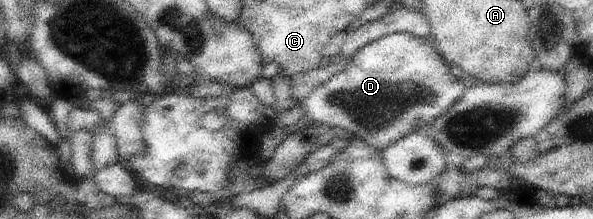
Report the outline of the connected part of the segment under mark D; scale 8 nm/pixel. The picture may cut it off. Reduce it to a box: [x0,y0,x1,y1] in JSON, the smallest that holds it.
[299,33,466,151]

